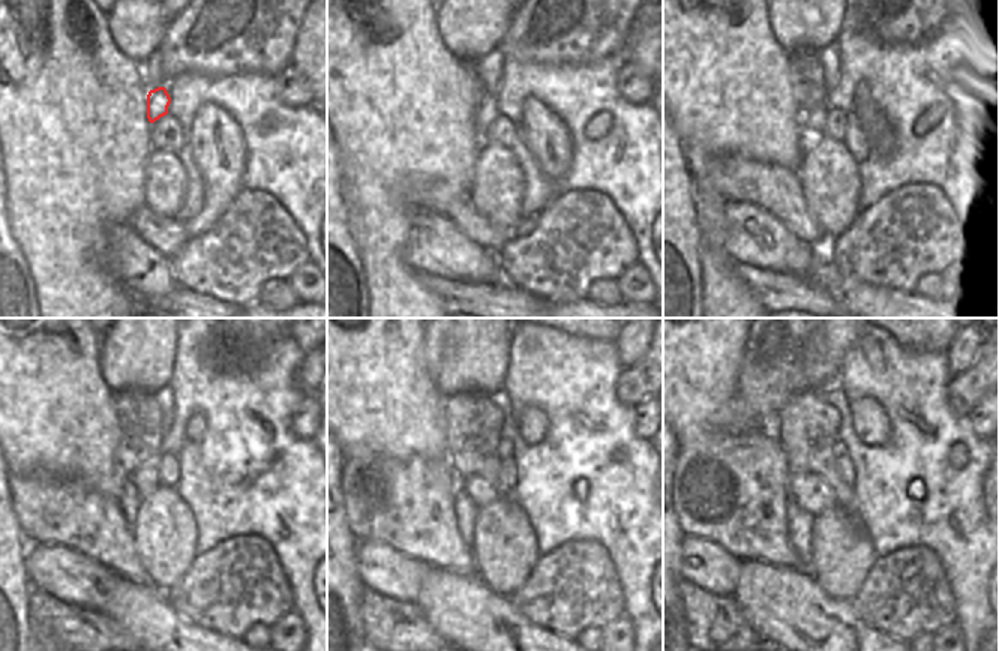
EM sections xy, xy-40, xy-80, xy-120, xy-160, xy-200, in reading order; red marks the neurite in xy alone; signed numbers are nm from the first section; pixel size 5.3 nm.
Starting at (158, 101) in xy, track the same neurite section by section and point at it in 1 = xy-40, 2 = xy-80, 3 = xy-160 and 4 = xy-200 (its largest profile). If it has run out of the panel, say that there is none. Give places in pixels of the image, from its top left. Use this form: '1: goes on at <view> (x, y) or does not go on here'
1: goes on at xy-40 (488, 110)
2: goes on at xy-80 (813, 122)
3: goes on at xy-160 (482, 492)
4: goes on at xy-200 (810, 492)

